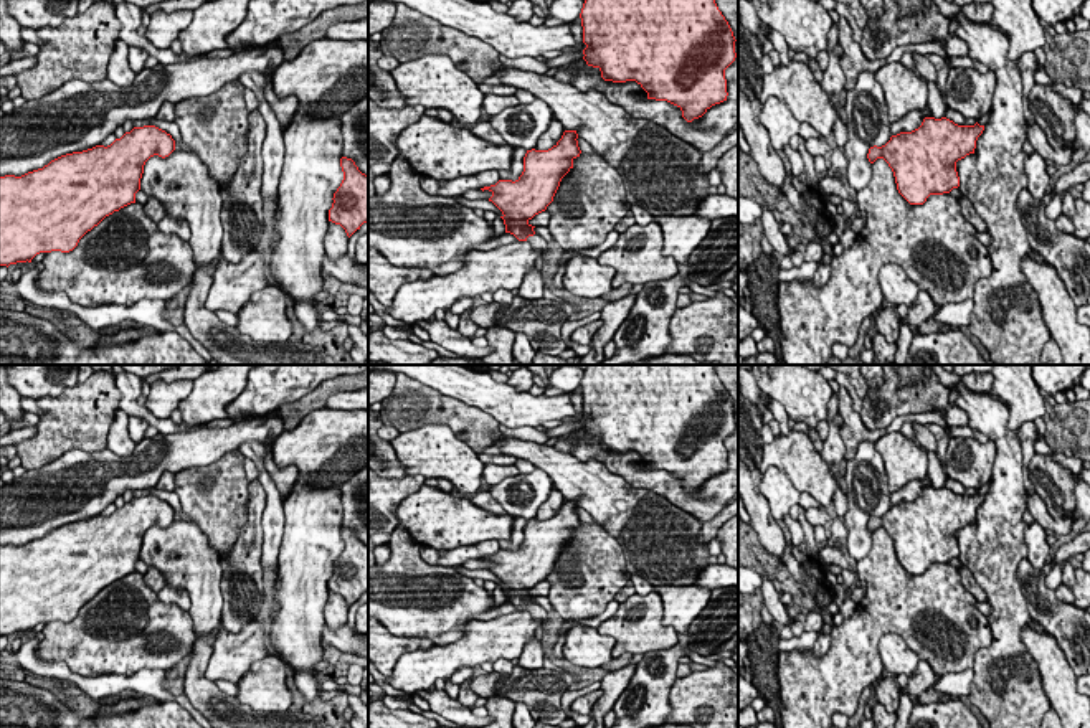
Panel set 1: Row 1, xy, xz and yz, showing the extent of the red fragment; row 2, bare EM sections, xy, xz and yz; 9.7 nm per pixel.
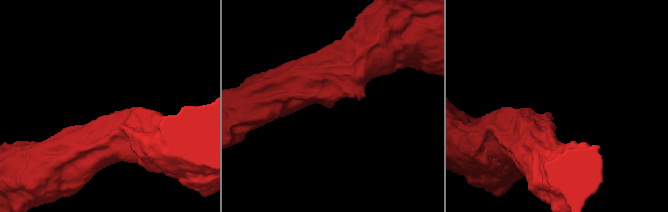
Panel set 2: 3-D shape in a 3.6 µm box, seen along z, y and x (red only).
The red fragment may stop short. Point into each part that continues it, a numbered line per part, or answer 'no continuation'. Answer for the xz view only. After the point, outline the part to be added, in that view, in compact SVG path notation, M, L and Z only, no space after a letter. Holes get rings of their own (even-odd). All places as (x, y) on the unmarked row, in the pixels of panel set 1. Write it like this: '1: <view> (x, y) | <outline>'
1: xz (537, 611) | M533 604L533 606L528 606L527 611L542 622L542 626L548 624L548 612L538 606L538 604Z

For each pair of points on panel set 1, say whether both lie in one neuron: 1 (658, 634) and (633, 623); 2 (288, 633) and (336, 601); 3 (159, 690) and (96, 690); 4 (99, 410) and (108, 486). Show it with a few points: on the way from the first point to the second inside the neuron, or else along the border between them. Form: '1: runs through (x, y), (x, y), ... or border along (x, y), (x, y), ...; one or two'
1: runs through (651, 634), (639, 629); one
2: border along (329, 591), (324, 624); two
3: runs through (144, 684), (111, 685); one
4: border along (106, 448), (94, 451), (70, 449), (66, 453); two

